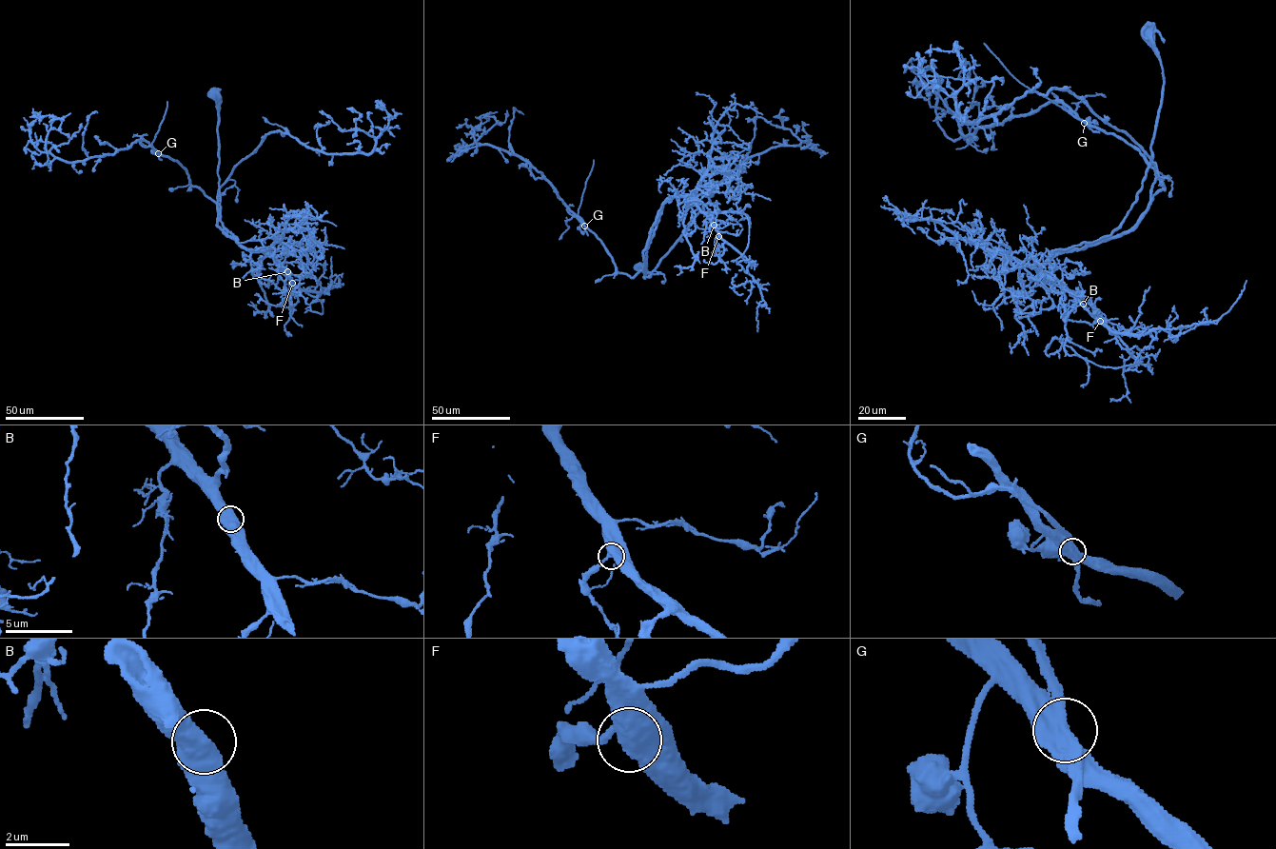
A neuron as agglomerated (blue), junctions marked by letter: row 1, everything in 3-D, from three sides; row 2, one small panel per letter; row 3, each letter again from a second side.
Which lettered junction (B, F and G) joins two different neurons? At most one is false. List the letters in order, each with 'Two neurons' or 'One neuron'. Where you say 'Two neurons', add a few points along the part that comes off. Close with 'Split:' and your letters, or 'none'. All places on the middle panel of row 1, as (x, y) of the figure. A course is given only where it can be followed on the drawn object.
B: One neuron
F: One neuron
G: Two neurons. Course of the part to remove: (584, 226), (578, 209), (594, 160)
Split: G

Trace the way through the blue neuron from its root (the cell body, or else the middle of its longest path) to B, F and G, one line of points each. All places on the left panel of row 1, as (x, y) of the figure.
B: (213, 94), (218, 120), (220, 221), (240, 245), (253, 250), (263, 250), (287, 271)
F: (213, 94), (218, 120), (220, 221), (240, 245), (253, 250), (263, 250), (273, 258), (292, 283)
G: (213, 94), (218, 120), (220, 221), (235, 237), (217, 226), (218, 206), (190, 184), (187, 171), (158, 153)

